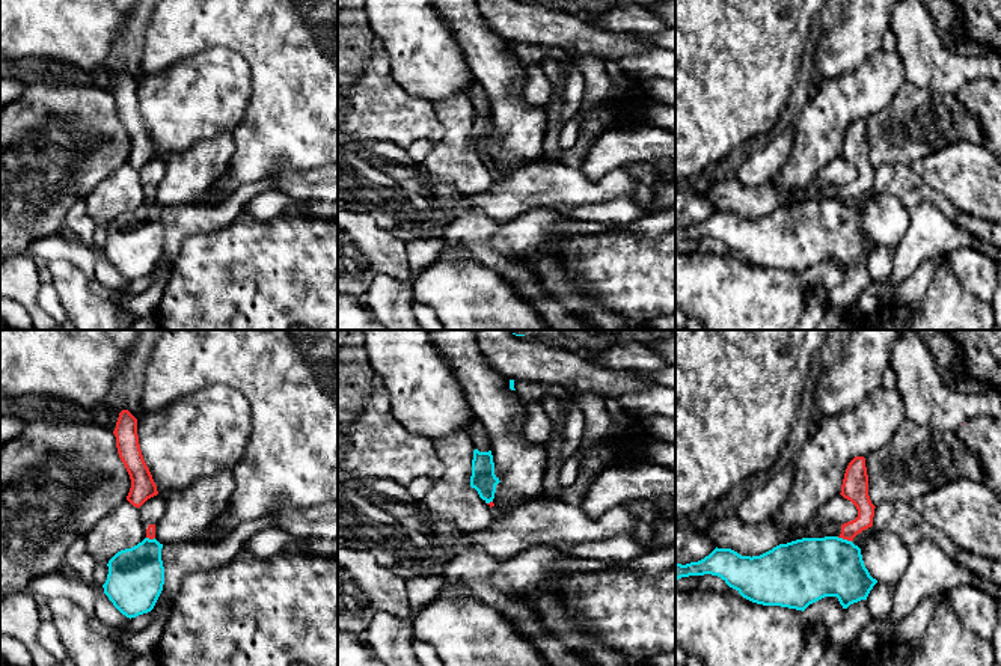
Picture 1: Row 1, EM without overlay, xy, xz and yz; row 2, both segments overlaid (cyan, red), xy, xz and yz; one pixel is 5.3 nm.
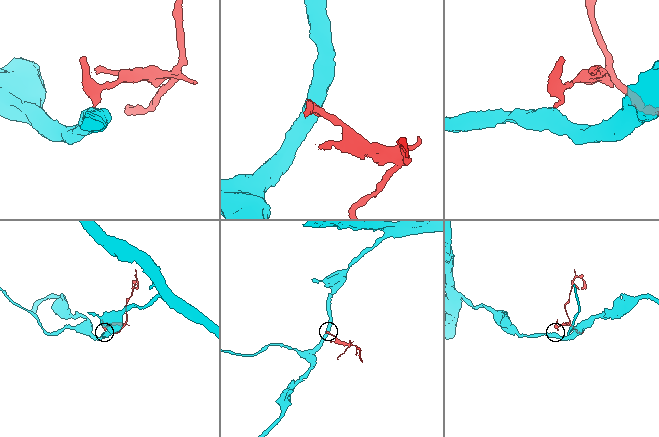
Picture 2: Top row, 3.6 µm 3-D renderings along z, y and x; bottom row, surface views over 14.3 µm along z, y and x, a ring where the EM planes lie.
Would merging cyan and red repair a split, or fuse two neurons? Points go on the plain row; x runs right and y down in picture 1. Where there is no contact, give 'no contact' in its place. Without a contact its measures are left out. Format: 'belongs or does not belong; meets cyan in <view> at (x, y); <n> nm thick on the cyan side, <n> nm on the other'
does not belong; meets cyan in yz at (844, 202); 340 nm thick on the cyan side, 100 nm on the other

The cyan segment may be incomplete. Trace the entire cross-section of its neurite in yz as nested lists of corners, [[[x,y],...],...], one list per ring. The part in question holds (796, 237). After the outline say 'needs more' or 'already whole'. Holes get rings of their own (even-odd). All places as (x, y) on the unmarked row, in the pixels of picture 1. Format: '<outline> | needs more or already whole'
[[[838,199],[802,200],[779,206],[760,218],[742,218],[731,211],[715,211],[709,218],[686,228],[675,226],[675,244],[681,240],[712,237],[721,240],[743,261],[763,267],[805,273],[810,267],[837,259],[843,271],[867,262],[877,246],[864,228],[861,211]]] | already whole

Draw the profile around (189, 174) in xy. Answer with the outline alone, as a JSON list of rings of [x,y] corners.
[[[219,134],[191,149],[170,152],[164,158],[166,175],[155,185],[155,202],[160,206],[199,203],[201,196],[225,173],[234,152],[234,134]]]

